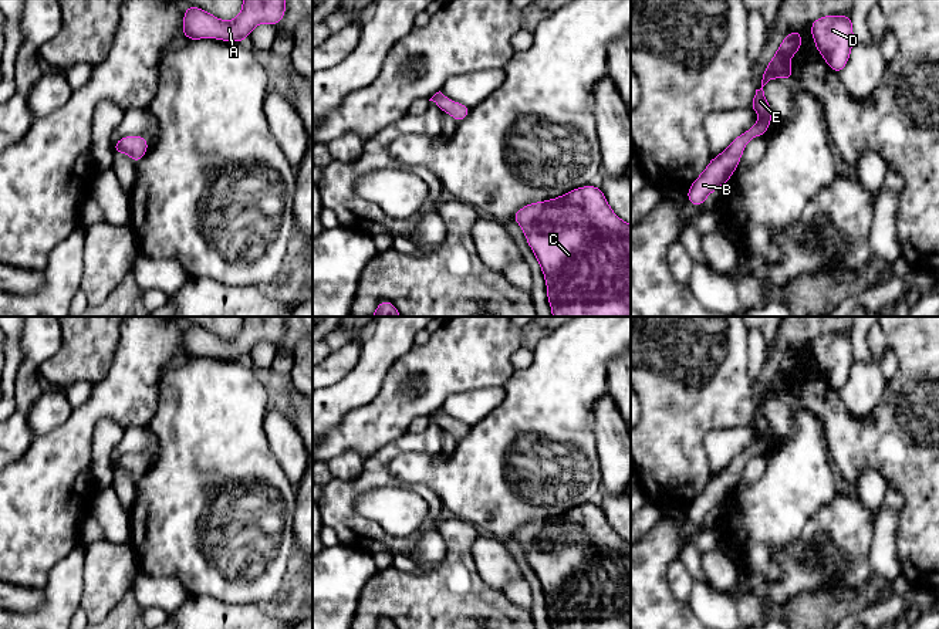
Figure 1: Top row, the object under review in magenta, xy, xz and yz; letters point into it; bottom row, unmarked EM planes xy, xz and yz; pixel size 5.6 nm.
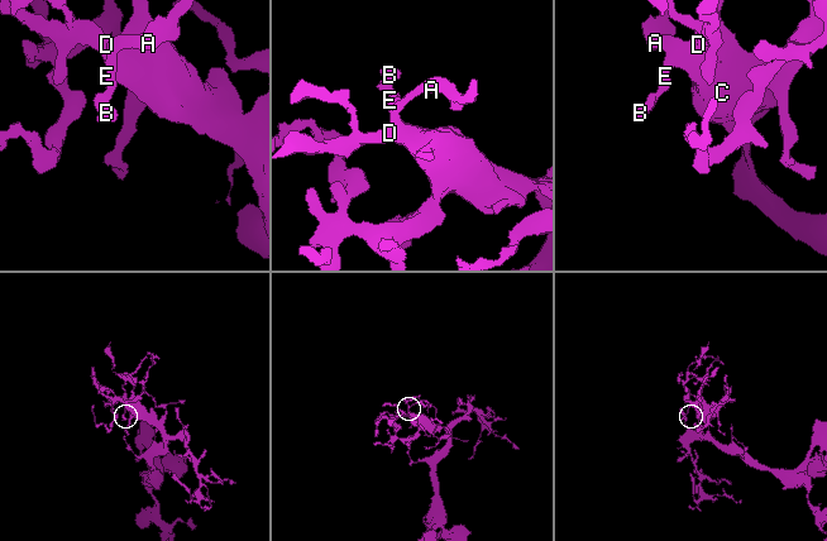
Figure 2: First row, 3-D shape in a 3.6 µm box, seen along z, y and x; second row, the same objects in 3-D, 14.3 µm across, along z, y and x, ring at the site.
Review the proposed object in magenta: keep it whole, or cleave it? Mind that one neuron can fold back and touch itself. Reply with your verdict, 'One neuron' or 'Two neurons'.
One neuron

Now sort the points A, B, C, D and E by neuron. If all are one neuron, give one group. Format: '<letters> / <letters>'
A B C D E

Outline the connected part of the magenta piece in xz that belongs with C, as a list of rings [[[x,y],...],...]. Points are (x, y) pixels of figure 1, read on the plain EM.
[[[587,503],[557,517],[527,523],[511,538],[521,544],[543,588],[551,629],[631,629],[631,544],[611,528],[599,505]]]

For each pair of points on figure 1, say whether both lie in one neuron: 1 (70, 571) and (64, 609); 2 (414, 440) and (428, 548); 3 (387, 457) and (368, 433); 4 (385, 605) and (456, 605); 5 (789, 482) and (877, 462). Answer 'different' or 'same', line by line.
1: same
2: different
3: different
4: same
5: different

